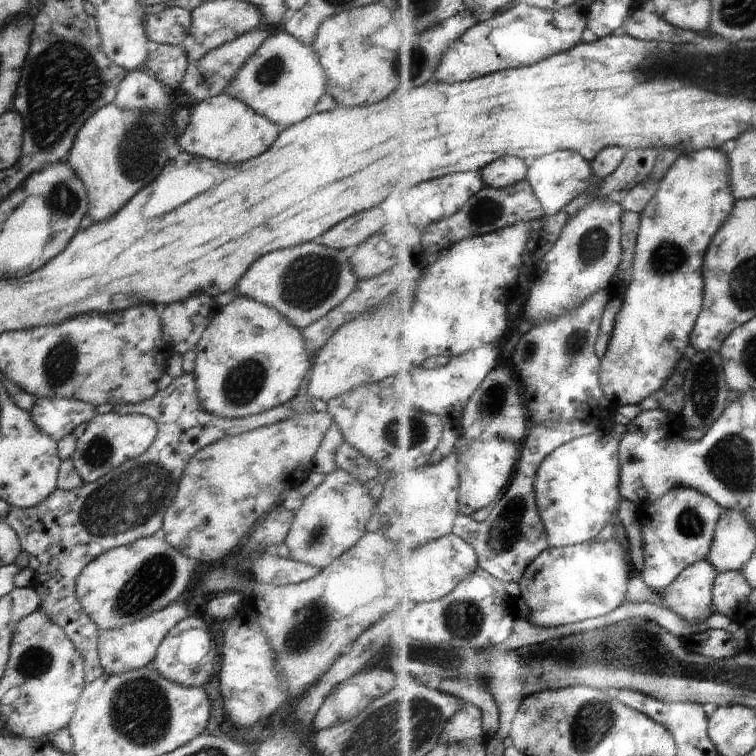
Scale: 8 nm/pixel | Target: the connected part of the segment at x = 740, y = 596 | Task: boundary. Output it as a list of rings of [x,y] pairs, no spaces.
[[[744,571],[720,573],[713,590],[716,612],[735,619],[740,604],[750,600],[753,589]]]

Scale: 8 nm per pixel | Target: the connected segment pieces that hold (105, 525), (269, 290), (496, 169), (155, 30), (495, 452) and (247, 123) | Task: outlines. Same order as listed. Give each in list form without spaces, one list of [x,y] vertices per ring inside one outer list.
[[[191,373],[182,374],[176,377],[173,382],[164,390],[159,390],[153,397],[143,400],[138,404],[119,404],[113,406],[115,413],[124,415],[126,412],[138,412],[148,415],[157,424],[157,435],[150,448],[140,456],[123,462],[120,466],[107,472],[101,479],[91,483],[83,483],[82,486],[71,491],[56,488],[41,503],[33,507],[21,509],[11,506],[5,521],[14,532],[16,532],[21,550],[29,555],[36,556],[40,561],[39,568],[35,572],[34,590],[38,593],[41,600],[40,610],[52,619],[66,633],[70,642],[77,648],[83,656],[83,671],[85,684],[89,685],[105,672],[100,664],[97,642],[101,631],[97,624],[82,610],[80,603],[75,595],[75,584],[78,575],[84,567],[98,558],[101,554],[119,547],[127,545],[144,537],[151,537],[160,528],[163,528],[163,516],[167,508],[172,504],[176,496],[180,477],[188,464],[191,456],[194,456],[201,448],[216,442],[224,437],[238,436],[257,428],[264,428],[280,421],[299,417],[304,413],[314,412],[311,398],[306,395],[296,395],[292,400],[283,405],[267,410],[257,415],[247,416],[241,419],[229,419],[216,416],[206,412],[201,407],[198,400],[198,393],[194,375]]]
[[[310,241],[258,259],[237,285],[244,297],[275,308],[291,325],[302,330],[350,296],[358,281],[343,251]]]
[[[506,156],[482,170],[486,187],[508,188],[529,178],[530,162],[523,158]]]
[[[178,6],[166,7],[145,16],[144,30],[153,43],[179,45],[189,34],[191,12]]]
[[[460,438],[458,445],[462,448],[468,446],[468,450],[461,452],[463,458],[463,479],[461,484],[461,509],[464,515],[476,514],[478,510],[496,504],[509,489],[515,476],[516,462],[519,462],[520,450],[515,442],[490,442],[478,439],[477,441],[466,441]]]
[[[222,93],[190,108],[189,120],[184,133],[178,138],[180,150],[219,163],[238,164],[266,152],[284,130],[265,116],[254,112],[241,100]]]

